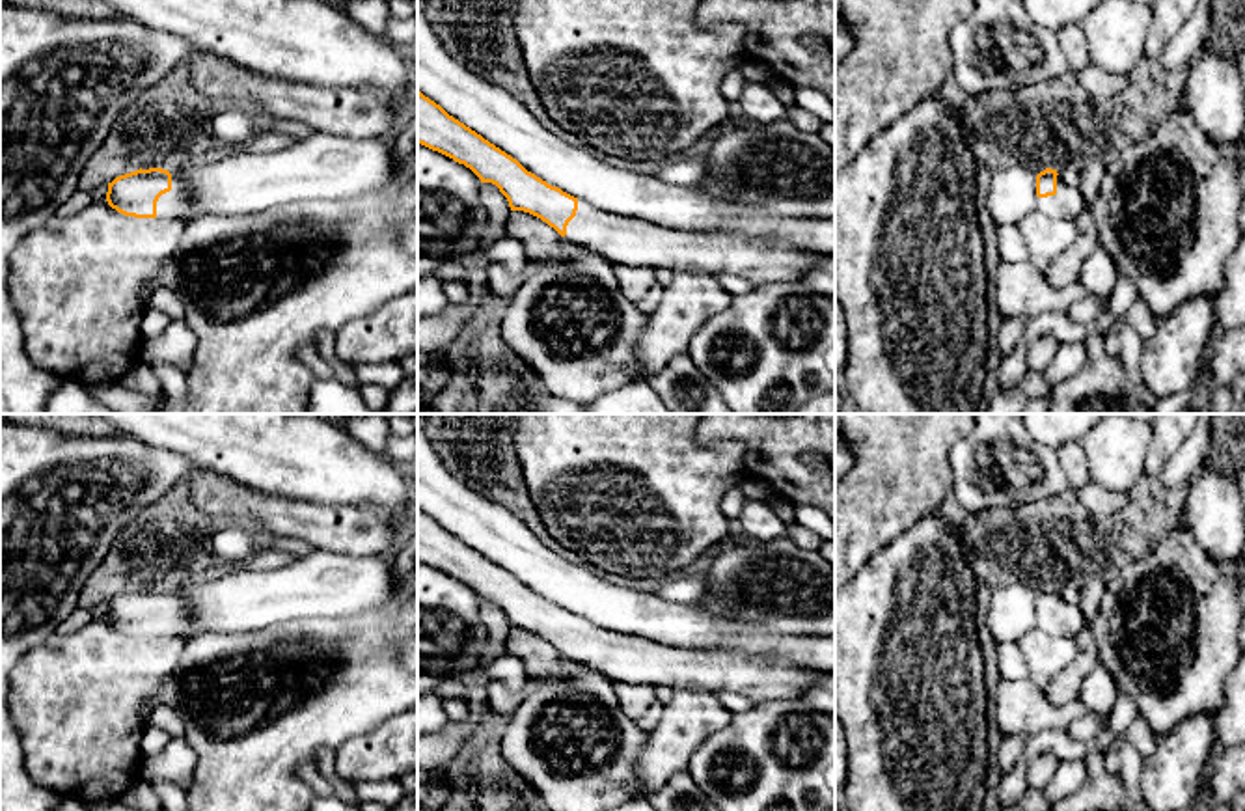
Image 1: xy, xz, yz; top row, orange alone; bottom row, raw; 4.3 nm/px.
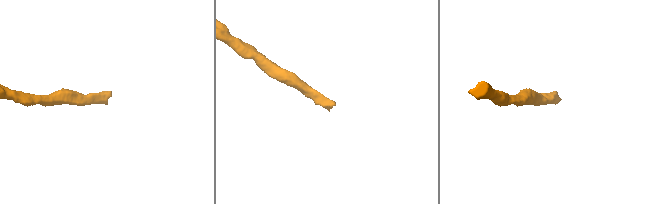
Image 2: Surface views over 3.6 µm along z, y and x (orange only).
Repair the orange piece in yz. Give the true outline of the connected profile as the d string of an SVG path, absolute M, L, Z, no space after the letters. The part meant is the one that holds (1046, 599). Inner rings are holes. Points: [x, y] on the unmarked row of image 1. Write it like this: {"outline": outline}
{"outline": "M1051 585L1036 593L1036 613L1036 626L1053 638L1077 638L1087 628L1081 608L1068 604Z"}

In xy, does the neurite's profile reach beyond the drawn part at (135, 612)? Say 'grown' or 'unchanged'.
grown

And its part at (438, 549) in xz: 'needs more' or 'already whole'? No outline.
needs more

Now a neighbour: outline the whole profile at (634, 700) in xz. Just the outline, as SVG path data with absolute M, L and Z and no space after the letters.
M613 682L613 688L622 712L634 722L643 718L656 701L656 692L649 684Z

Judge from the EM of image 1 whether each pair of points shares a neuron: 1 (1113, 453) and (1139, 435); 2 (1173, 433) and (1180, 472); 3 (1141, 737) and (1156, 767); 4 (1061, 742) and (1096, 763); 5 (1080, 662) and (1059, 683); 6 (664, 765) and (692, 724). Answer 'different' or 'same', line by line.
1: same
2: different
3: different
4: different
5: same
6: same

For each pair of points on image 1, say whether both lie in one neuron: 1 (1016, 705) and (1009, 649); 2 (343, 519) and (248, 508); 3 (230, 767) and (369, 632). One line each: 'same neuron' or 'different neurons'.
1: different neurons
2: same neuron
3: same neuron

